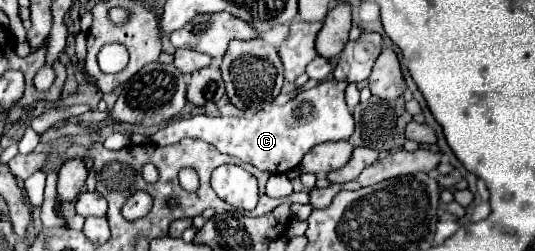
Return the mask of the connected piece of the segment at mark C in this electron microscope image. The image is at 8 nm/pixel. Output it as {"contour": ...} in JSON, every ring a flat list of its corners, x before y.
{"contour":[[326,79,316,87,298,93,286,105,272,105,266,111,258,111,254,117,208,117,194,115,188,119,178,119,166,127,160,127,152,135,152,143,158,147,174,145,180,139,194,137,210,145,216,145,220,153,234,155,242,163,250,163,260,171,286,173,300,165,302,157,318,143,326,141,346,141,354,133,354,117,344,101,346,83]]}

